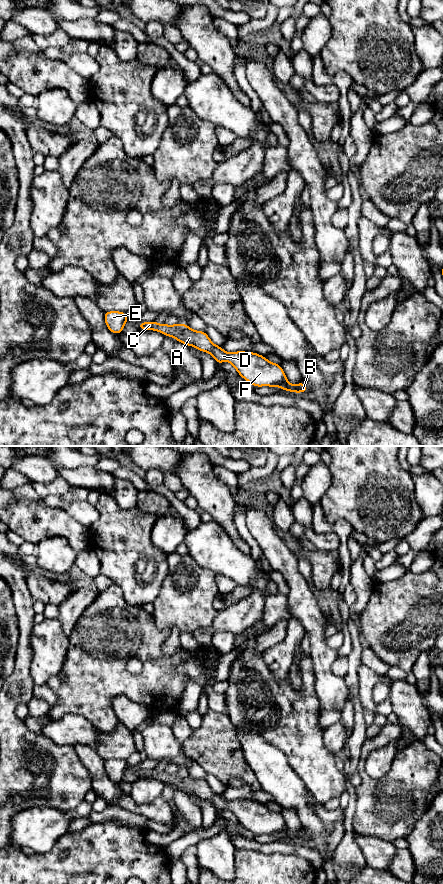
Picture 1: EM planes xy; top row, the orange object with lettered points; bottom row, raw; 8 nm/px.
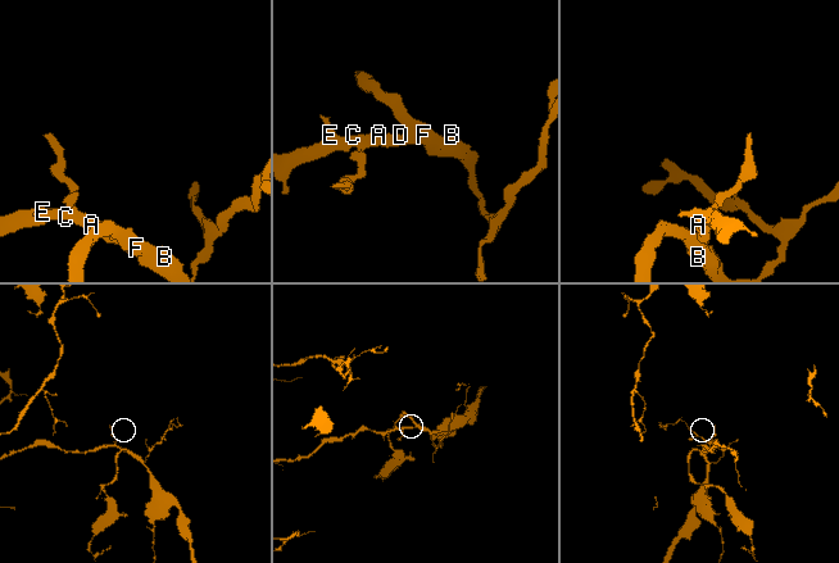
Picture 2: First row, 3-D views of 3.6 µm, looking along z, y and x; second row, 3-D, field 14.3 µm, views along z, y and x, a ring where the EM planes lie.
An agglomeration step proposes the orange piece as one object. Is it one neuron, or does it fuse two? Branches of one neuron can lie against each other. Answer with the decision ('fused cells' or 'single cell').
single cell

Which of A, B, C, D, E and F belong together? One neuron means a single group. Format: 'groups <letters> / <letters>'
groups A B C D E F

